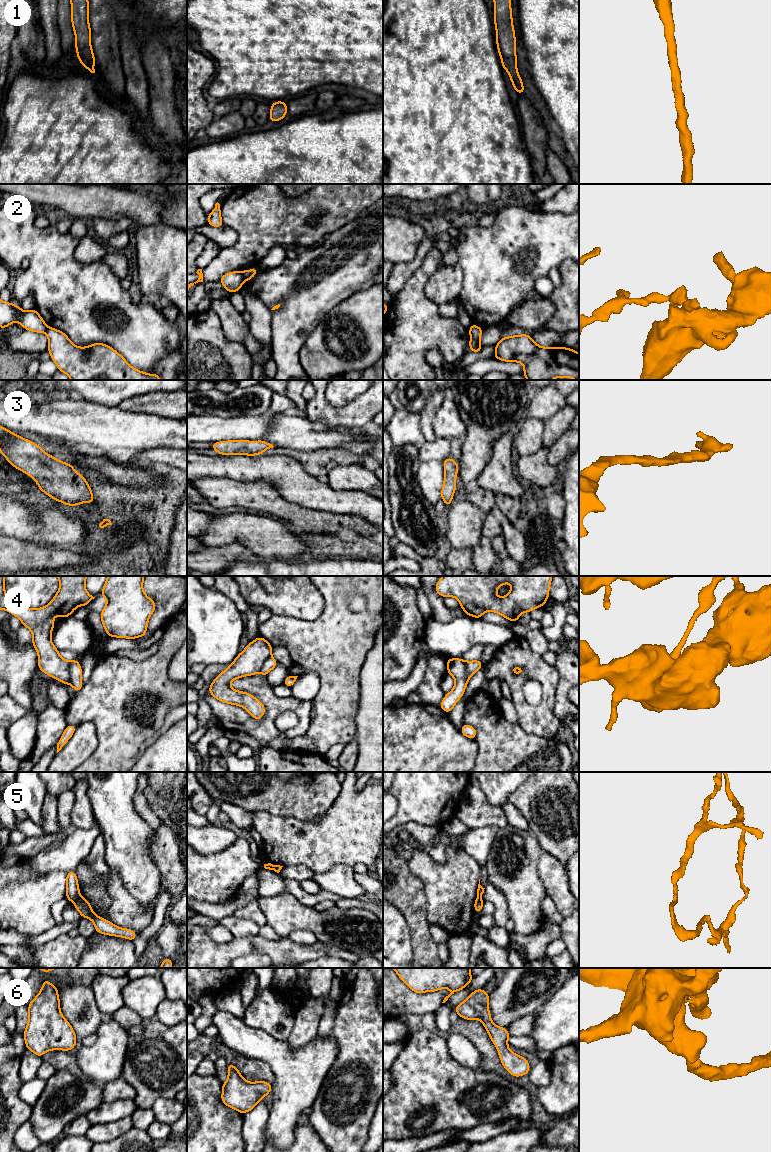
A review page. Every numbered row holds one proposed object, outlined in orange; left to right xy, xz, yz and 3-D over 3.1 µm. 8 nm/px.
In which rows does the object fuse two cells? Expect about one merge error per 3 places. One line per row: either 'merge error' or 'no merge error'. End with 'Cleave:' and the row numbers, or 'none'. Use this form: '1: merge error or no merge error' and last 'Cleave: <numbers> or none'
1: no merge error
2: merge error
3: no merge error
4: merge error
5: merge error
6: no merge error
Cleave: 2, 4, 5

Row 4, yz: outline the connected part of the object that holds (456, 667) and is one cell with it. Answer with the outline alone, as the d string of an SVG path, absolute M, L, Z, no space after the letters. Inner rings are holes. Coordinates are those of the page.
M459 658L447 659L447 674L455 679L454 688L447 693L439 707L449 714L458 700L462 698L467 686L467 661Z

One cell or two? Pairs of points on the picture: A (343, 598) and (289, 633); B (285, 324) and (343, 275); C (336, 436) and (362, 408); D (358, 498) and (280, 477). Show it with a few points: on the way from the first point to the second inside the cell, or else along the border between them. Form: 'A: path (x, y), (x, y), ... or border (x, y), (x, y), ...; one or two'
A: path (333, 612), (312, 633), (303, 633); one
B: path (299, 310), (329, 280); one
C: border (321, 421), (330, 426), (361, 428); two
D: path (339, 498), (323, 498), (299, 487); one

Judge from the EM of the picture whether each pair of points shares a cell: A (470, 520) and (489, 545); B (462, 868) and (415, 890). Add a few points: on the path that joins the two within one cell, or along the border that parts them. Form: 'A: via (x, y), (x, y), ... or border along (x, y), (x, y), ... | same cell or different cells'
A: border along (485, 512), (479, 542), (471, 548), (462, 549) | different cells
B: border along (409, 867), (409, 870), (423, 885), (426, 909) | different cells

